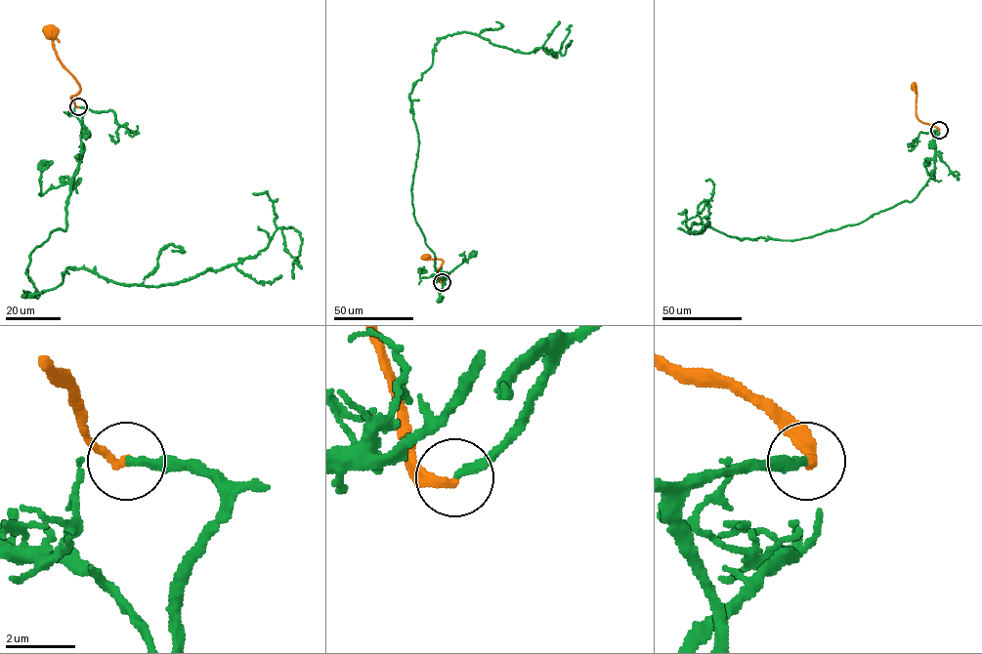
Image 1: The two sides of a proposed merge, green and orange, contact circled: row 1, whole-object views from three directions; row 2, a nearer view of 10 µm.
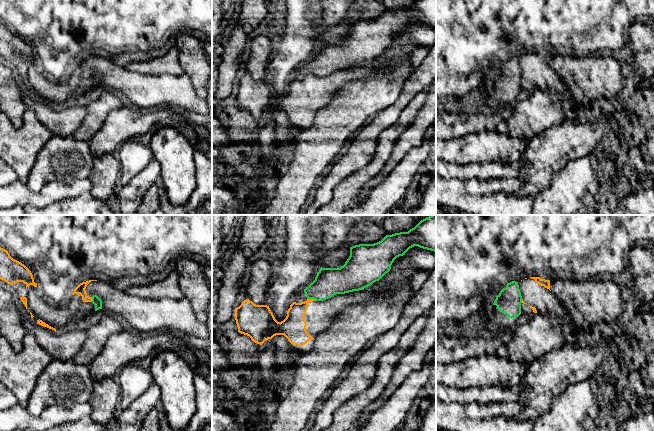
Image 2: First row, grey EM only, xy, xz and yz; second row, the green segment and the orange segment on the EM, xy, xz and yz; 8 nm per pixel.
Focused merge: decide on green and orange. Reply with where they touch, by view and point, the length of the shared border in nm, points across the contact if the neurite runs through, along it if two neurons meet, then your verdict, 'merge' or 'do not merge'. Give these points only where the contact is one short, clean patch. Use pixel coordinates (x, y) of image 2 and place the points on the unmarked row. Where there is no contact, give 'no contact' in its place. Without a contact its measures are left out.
meets green in xz at (312, 74); contact 80 nm long; border along xz (307, 74), (316, 76); do not merge

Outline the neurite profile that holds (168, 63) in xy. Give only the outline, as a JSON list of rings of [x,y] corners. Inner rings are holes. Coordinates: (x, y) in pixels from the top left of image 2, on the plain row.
[[[173,46],[165,54],[151,58],[146,61],[134,61],[124,67],[125,69],[141,74],[160,75],[182,75],[184,70],[179,62],[178,49]]]

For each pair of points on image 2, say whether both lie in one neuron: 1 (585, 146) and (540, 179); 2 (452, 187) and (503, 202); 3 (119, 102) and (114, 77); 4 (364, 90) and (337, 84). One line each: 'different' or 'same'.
1: same
2: same
3: different
4: different

